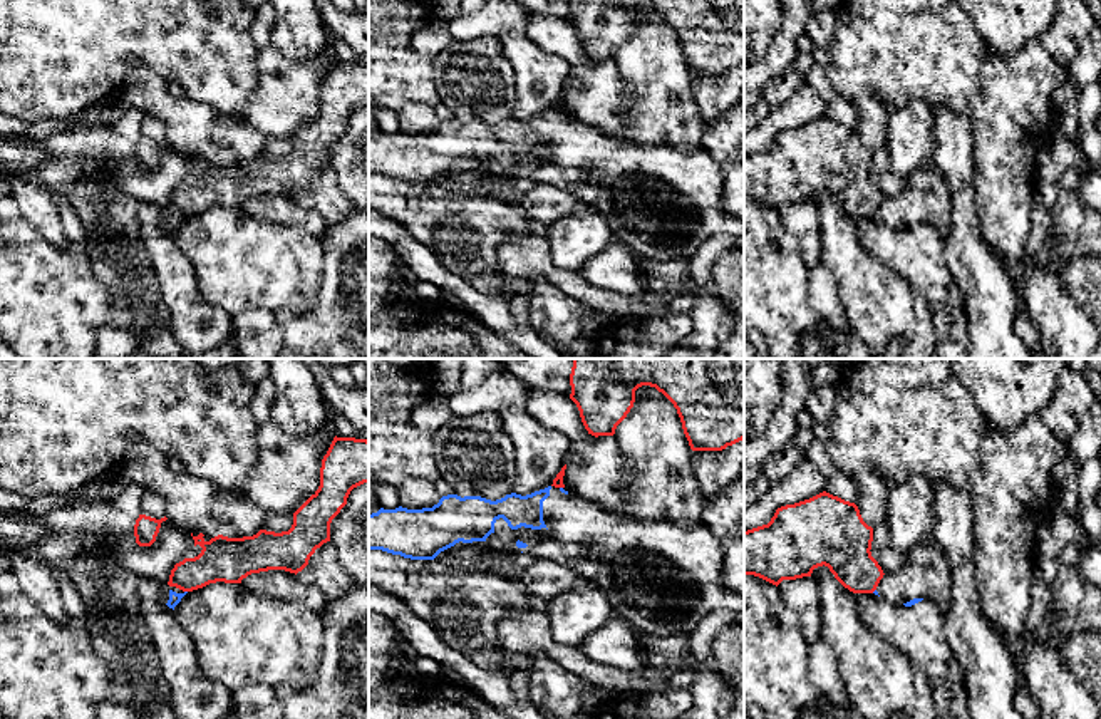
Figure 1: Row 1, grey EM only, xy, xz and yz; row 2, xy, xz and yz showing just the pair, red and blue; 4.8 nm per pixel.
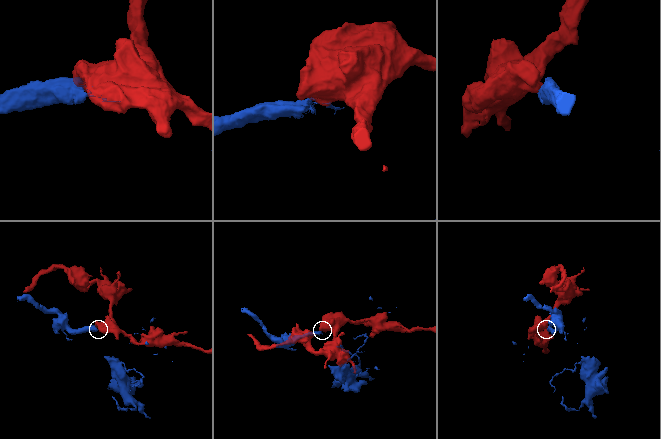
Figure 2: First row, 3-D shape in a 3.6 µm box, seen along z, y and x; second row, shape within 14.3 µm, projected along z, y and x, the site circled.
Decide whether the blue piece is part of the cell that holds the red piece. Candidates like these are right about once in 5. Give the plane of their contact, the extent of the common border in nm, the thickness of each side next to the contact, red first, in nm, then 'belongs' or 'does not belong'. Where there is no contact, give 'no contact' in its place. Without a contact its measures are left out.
yz | 30 nm | 240/20 nm | does not belong

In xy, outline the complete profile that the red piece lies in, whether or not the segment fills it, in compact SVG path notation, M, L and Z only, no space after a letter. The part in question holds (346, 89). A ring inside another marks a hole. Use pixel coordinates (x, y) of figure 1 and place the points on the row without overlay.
M333 62L322 84L318 114L293 137L288 156L260 154L253 161L218 159L206 166L193 161L203 174L176 188L169 211L193 216L209 208L241 208L251 198L268 194L302 196L310 181L330 166L330 147L347 129L350 116L369 107L369 65Z

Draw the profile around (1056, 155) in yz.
M1051 131L1039 144L1032 181L1059 183L1069 169L1079 168L1081 158L1079 142Z

